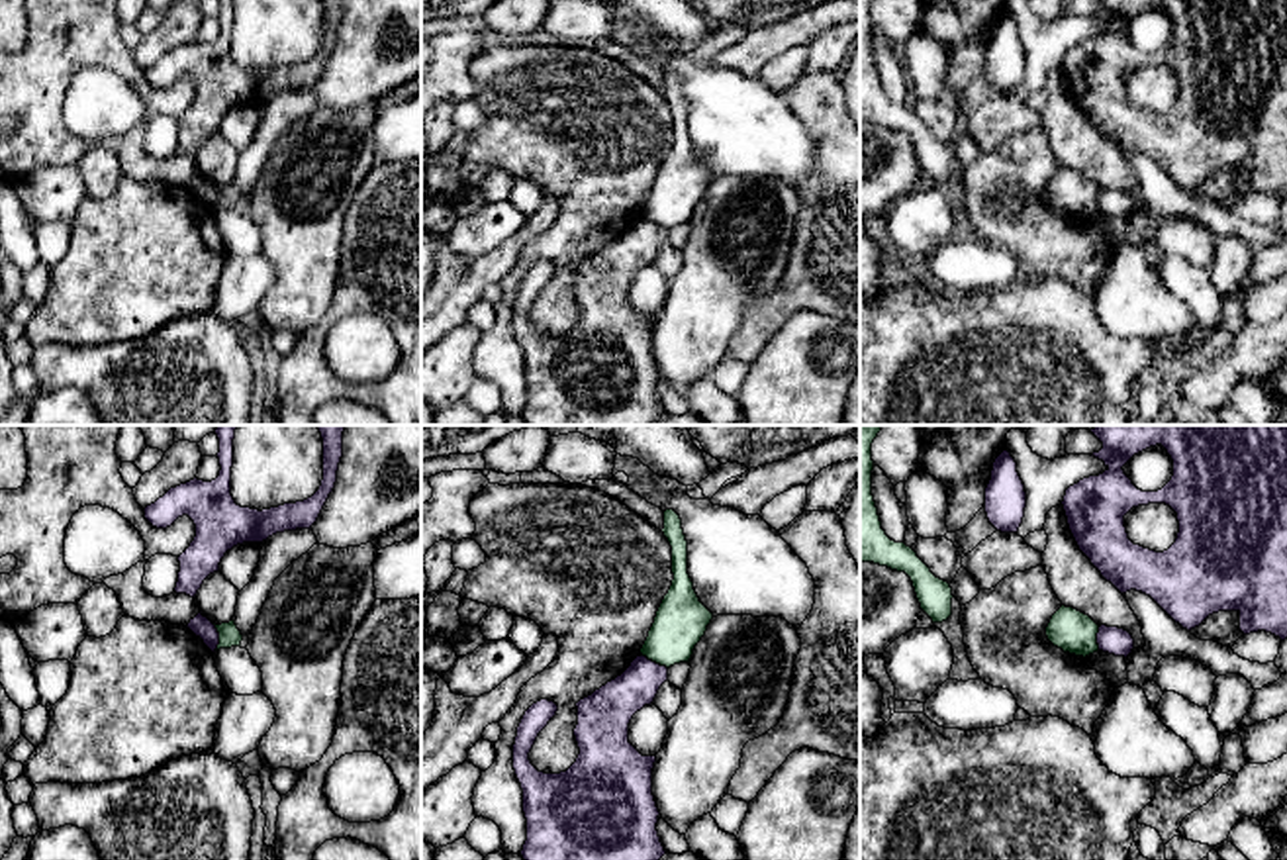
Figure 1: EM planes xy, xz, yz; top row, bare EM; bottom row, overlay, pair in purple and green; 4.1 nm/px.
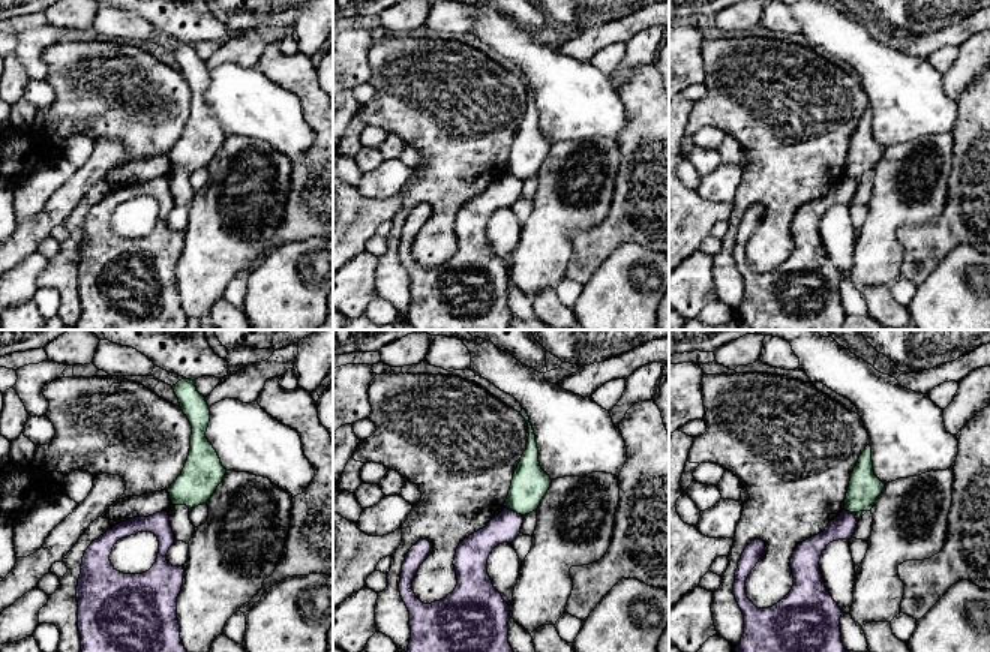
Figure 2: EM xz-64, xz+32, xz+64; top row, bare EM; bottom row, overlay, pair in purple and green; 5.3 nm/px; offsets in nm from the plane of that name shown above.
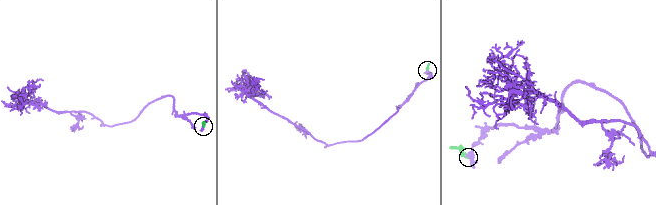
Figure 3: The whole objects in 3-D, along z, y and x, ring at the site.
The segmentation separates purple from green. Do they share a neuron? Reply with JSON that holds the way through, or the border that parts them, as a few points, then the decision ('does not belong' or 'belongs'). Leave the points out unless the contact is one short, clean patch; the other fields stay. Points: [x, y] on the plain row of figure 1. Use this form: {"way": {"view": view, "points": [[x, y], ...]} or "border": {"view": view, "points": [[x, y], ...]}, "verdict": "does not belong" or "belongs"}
{"border": {"view": "xy", "points": [[212, 185], [218, 194], [216, 210]]}, "verdict": "does not belong"}

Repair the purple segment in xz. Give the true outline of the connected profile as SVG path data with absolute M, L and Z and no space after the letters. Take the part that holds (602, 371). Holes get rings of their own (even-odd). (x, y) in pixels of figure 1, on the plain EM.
M641 215L621 237L580 261L574 290L580 315L560 335L539 333L529 321L539 294L558 266L541 261L525 272L513 306L513 331L523 351L527 402L521 417L527 425L656 425L666 415L656 392L660 372L652 357L656 317L643 317L629 304L633 276L654 263L666 241L668 229Z

